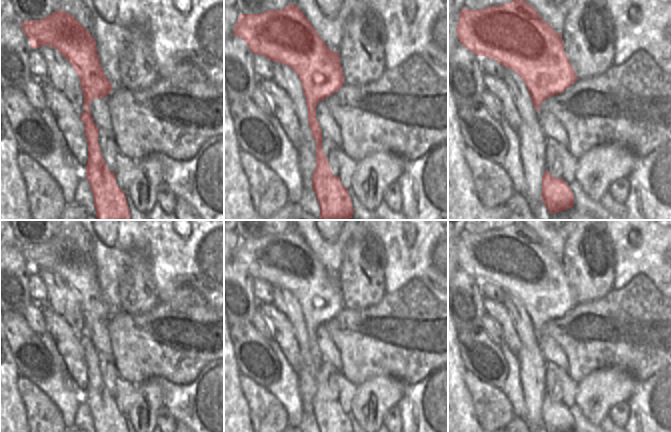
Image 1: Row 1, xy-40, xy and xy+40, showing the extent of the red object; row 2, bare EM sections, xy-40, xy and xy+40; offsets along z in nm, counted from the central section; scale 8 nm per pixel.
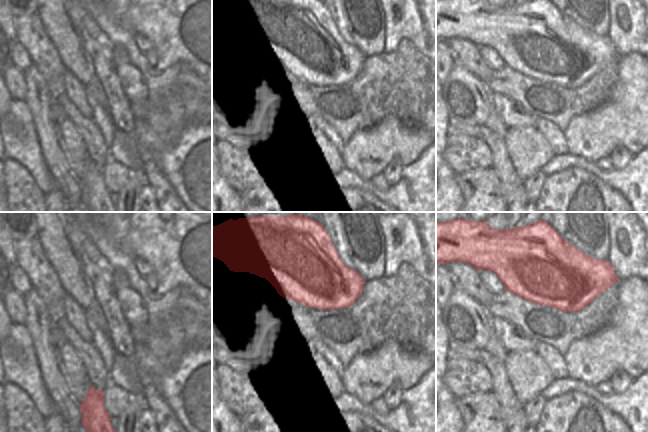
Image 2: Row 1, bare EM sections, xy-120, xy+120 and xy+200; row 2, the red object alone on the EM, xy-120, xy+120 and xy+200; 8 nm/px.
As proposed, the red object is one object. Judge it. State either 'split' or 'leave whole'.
leave whole

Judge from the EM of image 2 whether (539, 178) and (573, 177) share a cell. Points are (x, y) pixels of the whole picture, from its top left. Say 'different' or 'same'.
different

